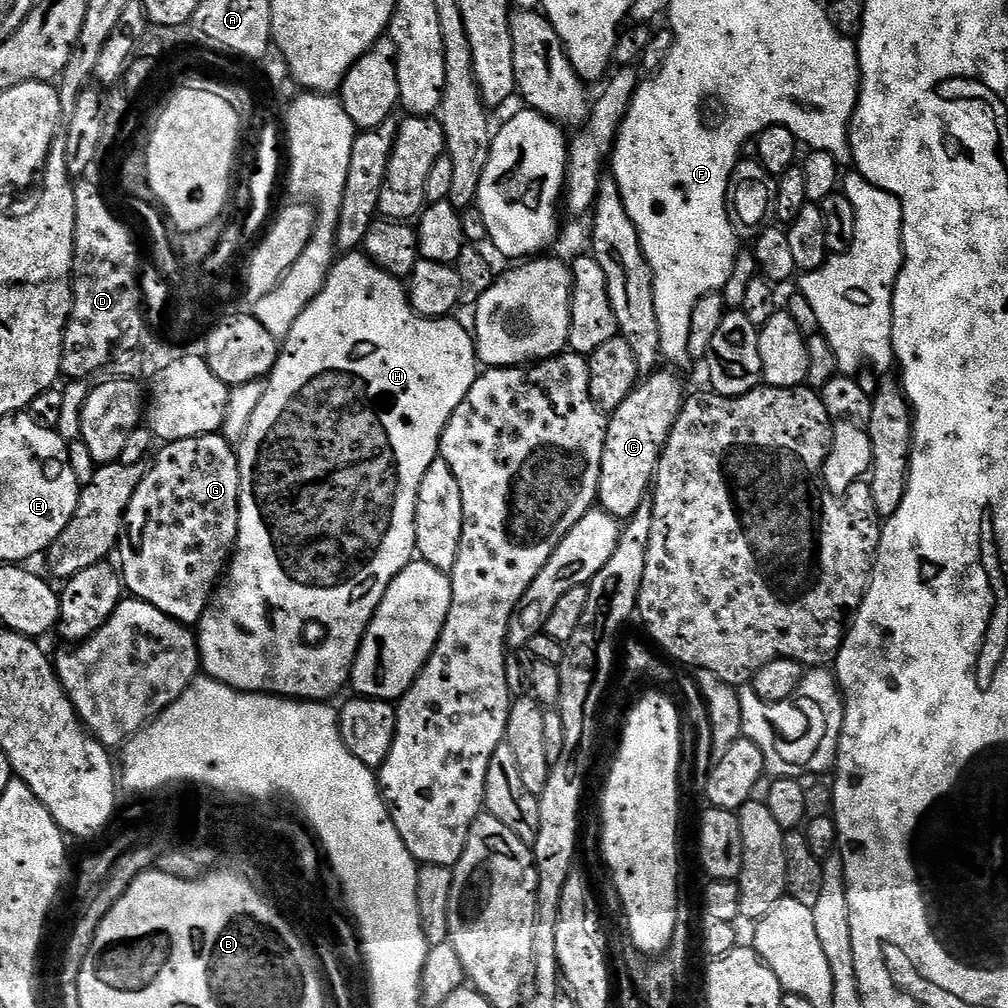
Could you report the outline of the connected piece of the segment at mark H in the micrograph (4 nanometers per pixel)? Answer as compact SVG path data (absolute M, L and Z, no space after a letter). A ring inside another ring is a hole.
M363 251L341 255L332 265L324 283L324 289L302 310L298 322L283 337L280 357L271 376L267 377L268 389L250 418L250 426L238 444L240 457L240 521L236 551L230 567L208 605L198 625L200 662L203 671L211 679L222 682L237 692L271 694L281 698L305 702L328 702L343 690L352 675L352 664L364 632L374 618L390 582L411 564L416 551L416 503L418 490L426 470L440 456L440 436L447 426L452 412L466 398L470 386L478 375L476 342L456 318L429 318L420 316L408 300L408 289L396 277L374 266Z

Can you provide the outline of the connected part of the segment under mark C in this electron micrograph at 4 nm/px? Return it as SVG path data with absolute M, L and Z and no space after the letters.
M657 370L643 382L637 383L626 402L622 402L622 406L611 413L602 454L598 504L617 520L629 521L649 495L660 456L664 453L685 403L683 382L672 372Z

